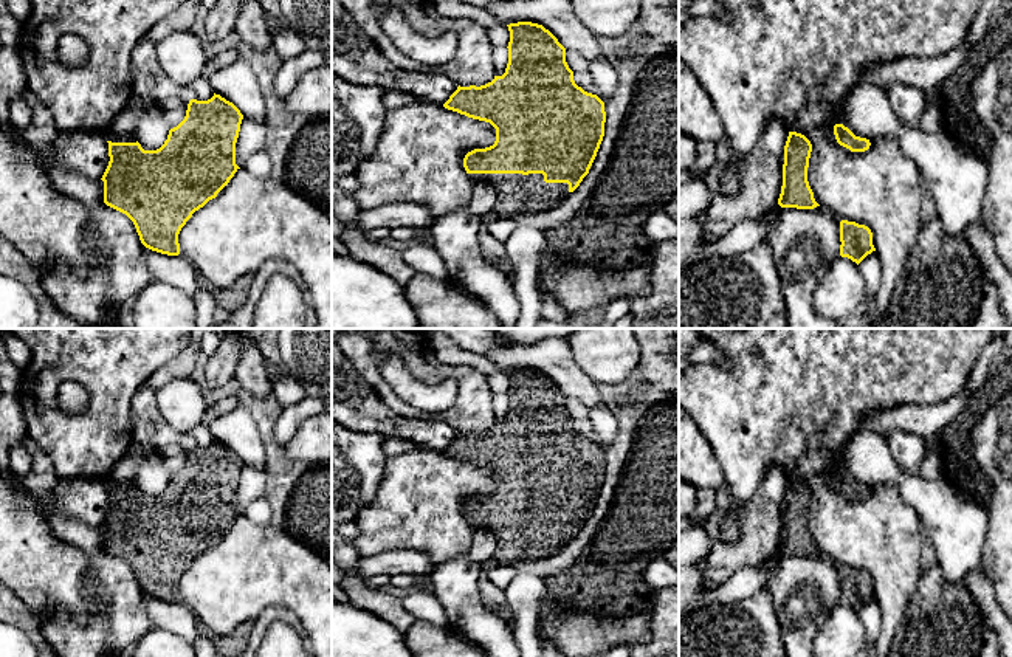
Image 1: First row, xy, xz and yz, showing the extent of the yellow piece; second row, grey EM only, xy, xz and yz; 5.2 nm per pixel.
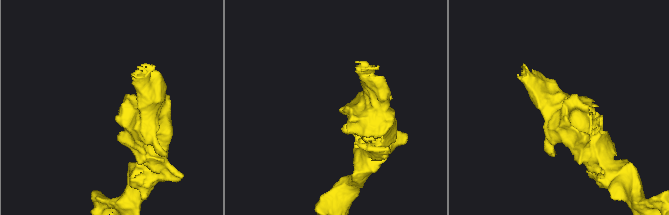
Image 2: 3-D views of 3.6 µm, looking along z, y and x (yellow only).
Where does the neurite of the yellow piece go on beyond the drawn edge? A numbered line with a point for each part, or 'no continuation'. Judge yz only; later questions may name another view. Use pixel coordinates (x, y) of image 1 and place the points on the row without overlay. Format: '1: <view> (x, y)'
no continuation

